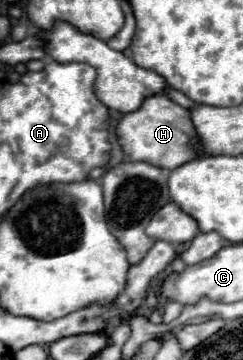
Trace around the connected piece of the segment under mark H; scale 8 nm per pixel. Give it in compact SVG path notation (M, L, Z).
M163 94L147 96L139 110L123 114L123 118L117 122L115 132L117 132L117 142L121 144L121 150L129 156L129 160L143 160L173 170L197 158L197 150L195 150L197 136L189 120L189 110L171 102Z

